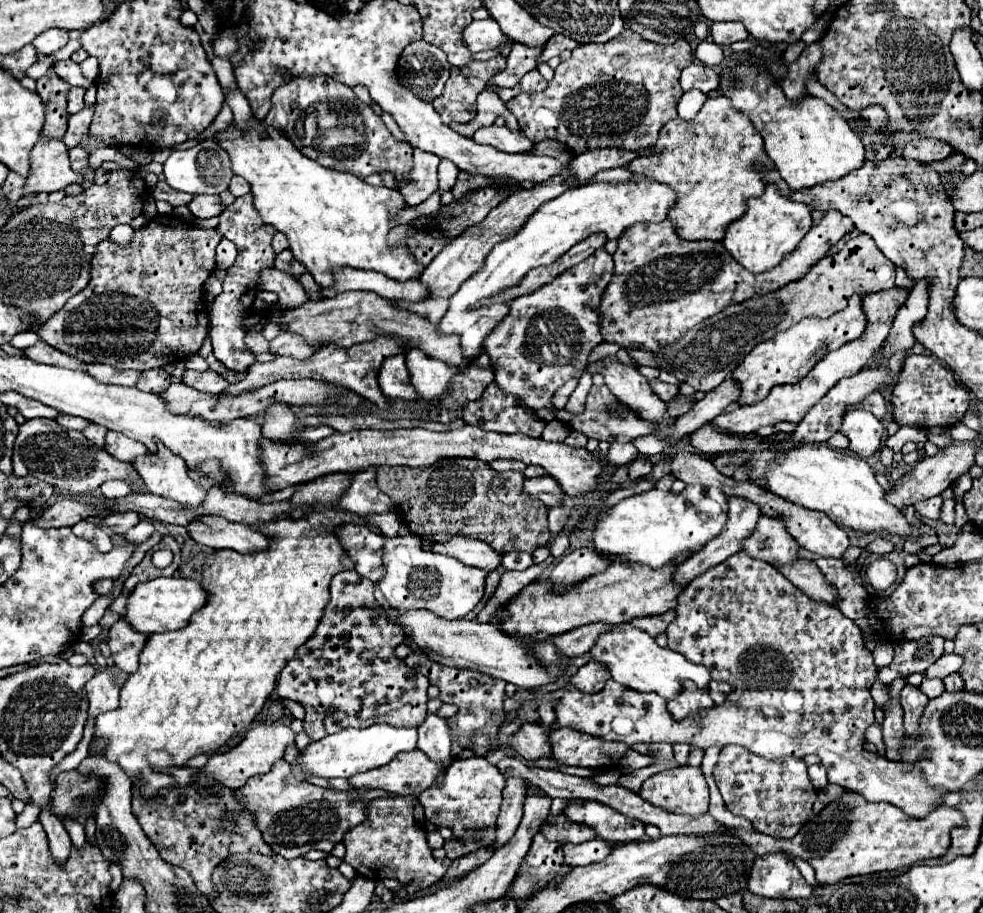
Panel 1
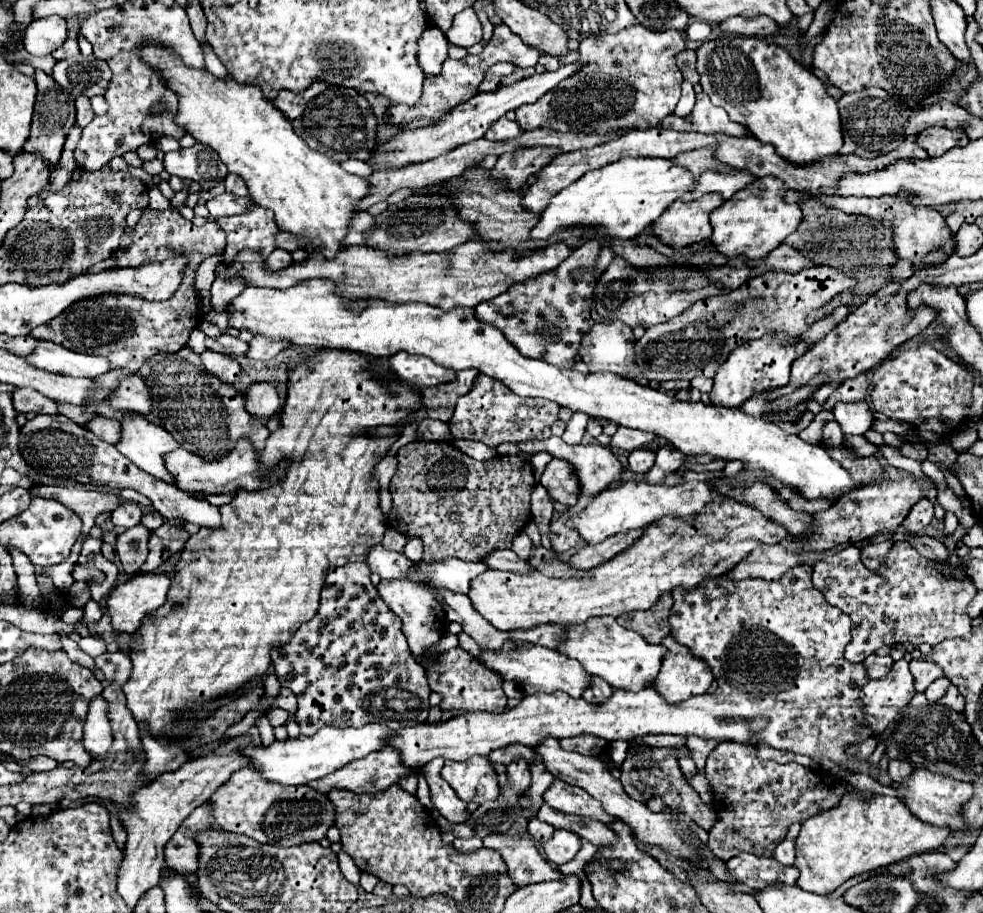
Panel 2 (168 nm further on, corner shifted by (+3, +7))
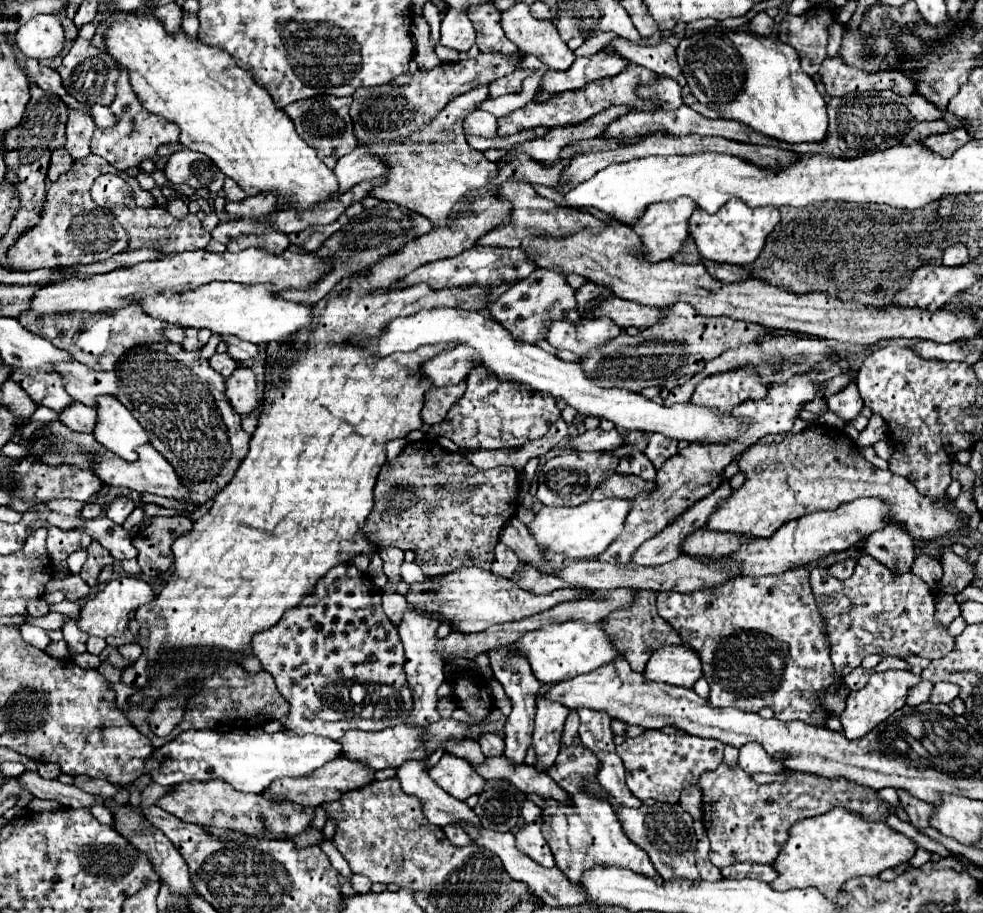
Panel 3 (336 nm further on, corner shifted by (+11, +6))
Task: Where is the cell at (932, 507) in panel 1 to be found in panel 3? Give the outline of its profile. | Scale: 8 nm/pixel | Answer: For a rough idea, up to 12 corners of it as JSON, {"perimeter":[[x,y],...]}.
{"perimeter":[[898,524],[866,538],[864,552],[894,574],[914,562],[914,540]]}

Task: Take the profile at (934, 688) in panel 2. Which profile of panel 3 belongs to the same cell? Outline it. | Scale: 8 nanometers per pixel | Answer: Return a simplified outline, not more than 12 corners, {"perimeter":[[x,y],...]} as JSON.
{"perimeter":[[940,682],[930,702],[950,704],[960,694],[958,686]]}

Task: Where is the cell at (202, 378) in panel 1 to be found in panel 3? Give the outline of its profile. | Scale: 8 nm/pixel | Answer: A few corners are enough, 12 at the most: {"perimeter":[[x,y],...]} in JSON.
{"perimeter":[[214,354],[210,366],[228,378],[236,370],[230,354]]}

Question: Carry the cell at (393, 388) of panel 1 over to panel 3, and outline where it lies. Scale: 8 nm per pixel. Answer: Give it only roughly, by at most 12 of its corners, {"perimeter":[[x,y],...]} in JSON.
{"perimeter":[[456,346],[426,362],[434,386],[462,382],[478,354]]}

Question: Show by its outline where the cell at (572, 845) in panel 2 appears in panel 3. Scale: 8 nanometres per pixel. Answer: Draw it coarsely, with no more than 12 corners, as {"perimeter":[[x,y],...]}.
{"perimeter":[[542,822],[516,830],[516,846],[546,868],[556,864]]}

